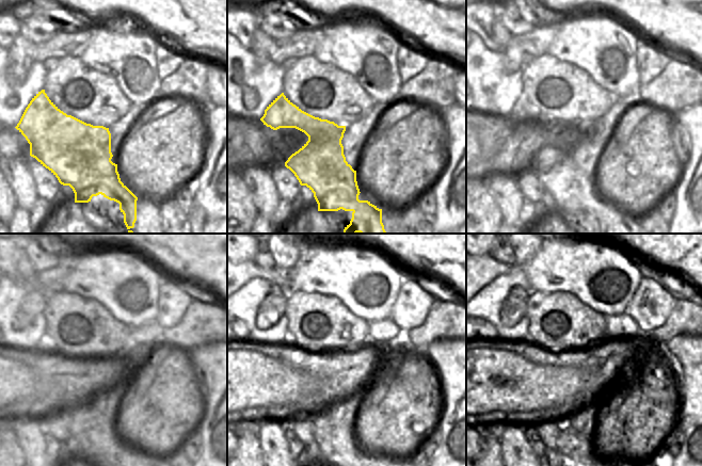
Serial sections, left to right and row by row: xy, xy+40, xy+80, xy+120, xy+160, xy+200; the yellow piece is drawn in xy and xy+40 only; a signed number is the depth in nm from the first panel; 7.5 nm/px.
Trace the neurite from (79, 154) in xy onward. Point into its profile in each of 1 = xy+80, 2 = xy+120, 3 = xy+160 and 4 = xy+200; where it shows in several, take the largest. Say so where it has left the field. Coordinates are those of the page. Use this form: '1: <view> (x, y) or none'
1: xy+80 (573, 192)
2: xy+120 (99, 445)
3: xy+160 (336, 445)
4: xy+200 (575, 450)

